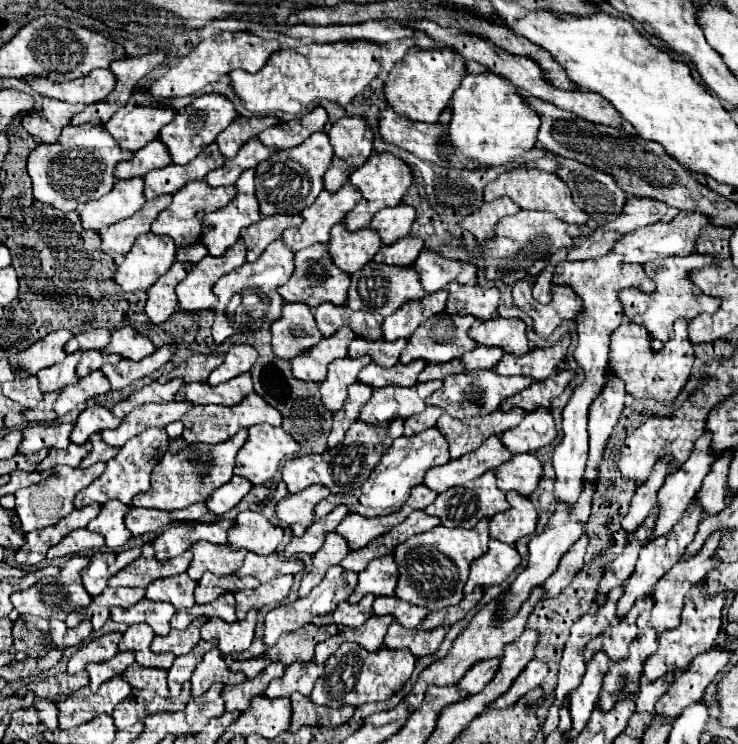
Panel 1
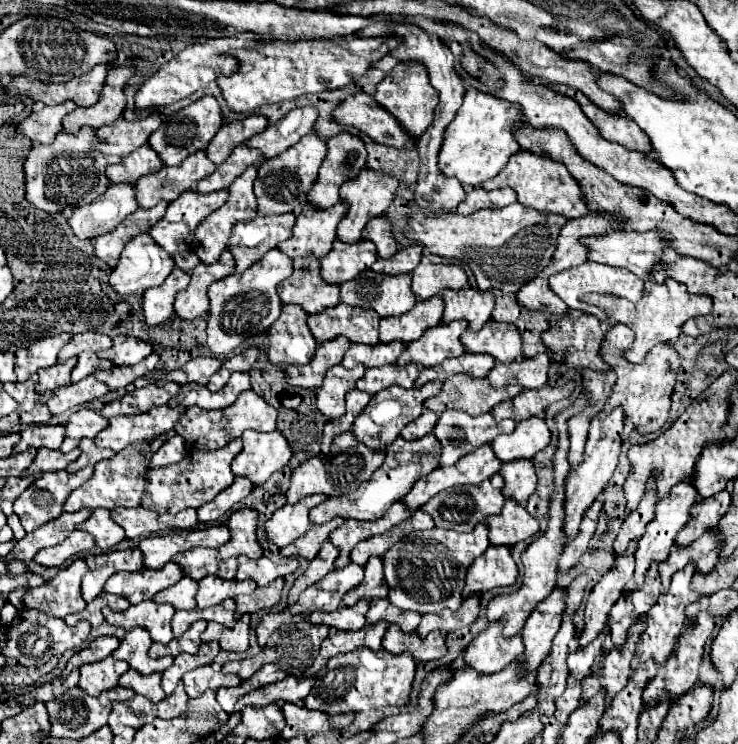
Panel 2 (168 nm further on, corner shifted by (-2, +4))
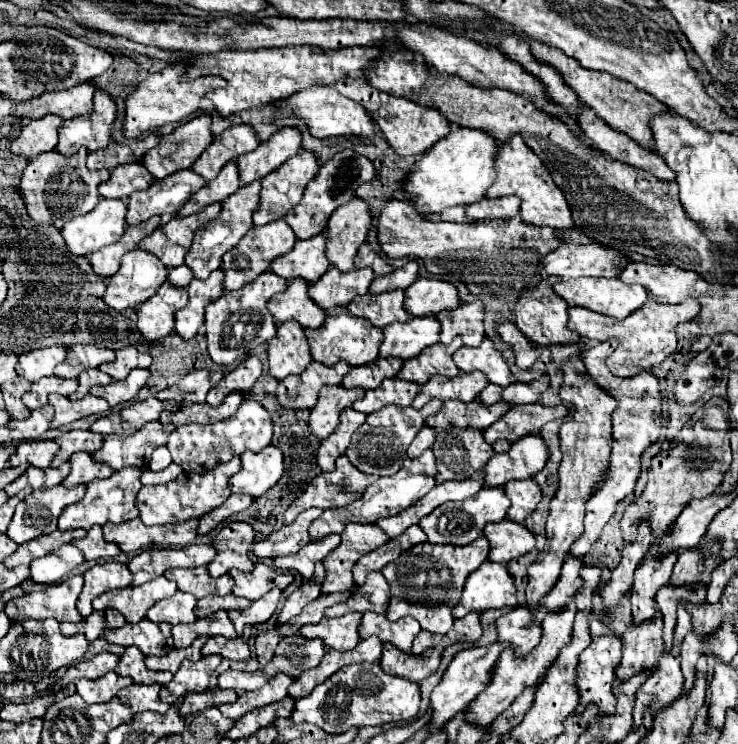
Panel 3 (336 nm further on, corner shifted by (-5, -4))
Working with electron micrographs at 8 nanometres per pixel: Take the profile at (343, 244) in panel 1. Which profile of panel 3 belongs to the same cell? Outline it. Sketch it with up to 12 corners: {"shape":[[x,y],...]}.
{"shape":[[330,267],[308,287],[324,311],[368,293],[370,269],[340,273]]}

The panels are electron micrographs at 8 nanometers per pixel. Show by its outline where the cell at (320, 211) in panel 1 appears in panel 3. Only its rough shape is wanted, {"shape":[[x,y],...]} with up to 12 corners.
{"shape":[[326,235],[296,241],[270,265],[286,281],[316,283],[330,267]]}

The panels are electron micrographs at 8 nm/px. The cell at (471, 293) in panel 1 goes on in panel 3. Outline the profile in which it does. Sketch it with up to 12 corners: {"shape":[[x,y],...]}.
{"shape":[[462,303],[442,311],[440,343],[460,335],[476,347],[484,339],[484,303]]}

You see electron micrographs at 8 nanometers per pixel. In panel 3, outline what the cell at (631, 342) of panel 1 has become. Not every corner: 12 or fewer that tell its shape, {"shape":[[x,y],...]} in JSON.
{"shape":[[614,339],[582,353],[586,375],[618,401],[608,479],[588,499],[586,555],[636,487],[640,455],[662,429],[658,381],[606,371]]}

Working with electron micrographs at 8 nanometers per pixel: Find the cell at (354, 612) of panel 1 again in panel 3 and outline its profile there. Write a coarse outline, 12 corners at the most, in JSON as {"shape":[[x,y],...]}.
{"shape":[[362,615],[322,619],[298,633],[338,651],[358,645]]}

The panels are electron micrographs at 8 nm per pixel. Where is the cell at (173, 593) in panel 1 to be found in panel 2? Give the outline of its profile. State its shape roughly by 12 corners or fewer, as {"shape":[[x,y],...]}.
{"shape":[[183,577],[159,591],[155,603],[195,609],[197,581]]}

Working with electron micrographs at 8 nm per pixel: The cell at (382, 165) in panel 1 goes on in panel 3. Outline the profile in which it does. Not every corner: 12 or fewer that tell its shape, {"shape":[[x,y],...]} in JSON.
{"shape":[[364,199],[338,207],[328,223],[326,257],[354,269],[366,241],[370,211]]}

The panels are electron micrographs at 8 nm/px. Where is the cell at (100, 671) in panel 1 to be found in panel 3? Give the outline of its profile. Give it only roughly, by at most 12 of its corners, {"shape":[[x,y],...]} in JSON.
{"shape":[[106,673],[102,679],[74,679],[86,703],[106,703],[132,681]]}

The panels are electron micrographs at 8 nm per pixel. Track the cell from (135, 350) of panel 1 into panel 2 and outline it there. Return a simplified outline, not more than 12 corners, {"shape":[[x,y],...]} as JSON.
{"shape":[[119,335],[99,357],[135,365],[153,353],[141,339]]}

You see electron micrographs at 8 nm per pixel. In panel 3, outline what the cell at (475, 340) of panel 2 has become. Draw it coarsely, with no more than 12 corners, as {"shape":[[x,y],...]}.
{"shape":[[494,343],[460,347],[452,355],[464,373],[482,371],[506,387],[512,373]]}

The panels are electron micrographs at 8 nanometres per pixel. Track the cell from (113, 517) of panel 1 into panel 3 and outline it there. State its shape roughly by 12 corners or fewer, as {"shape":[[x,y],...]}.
{"shape":[[92,527],[74,543],[86,561],[120,555],[102,539],[102,527]]}

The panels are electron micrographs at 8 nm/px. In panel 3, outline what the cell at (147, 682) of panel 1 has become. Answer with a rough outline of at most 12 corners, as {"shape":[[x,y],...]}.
{"shape":[[130,685],[118,699],[132,713],[166,713],[160,685]]}

